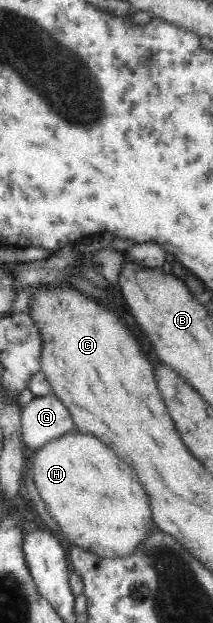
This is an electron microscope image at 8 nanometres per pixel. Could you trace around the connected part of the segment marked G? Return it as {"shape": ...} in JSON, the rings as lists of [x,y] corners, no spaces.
{"shape":[[[53,392],[33,397],[20,414],[21,441],[25,451],[33,454],[49,440],[74,431],[75,424],[63,401]]]}

